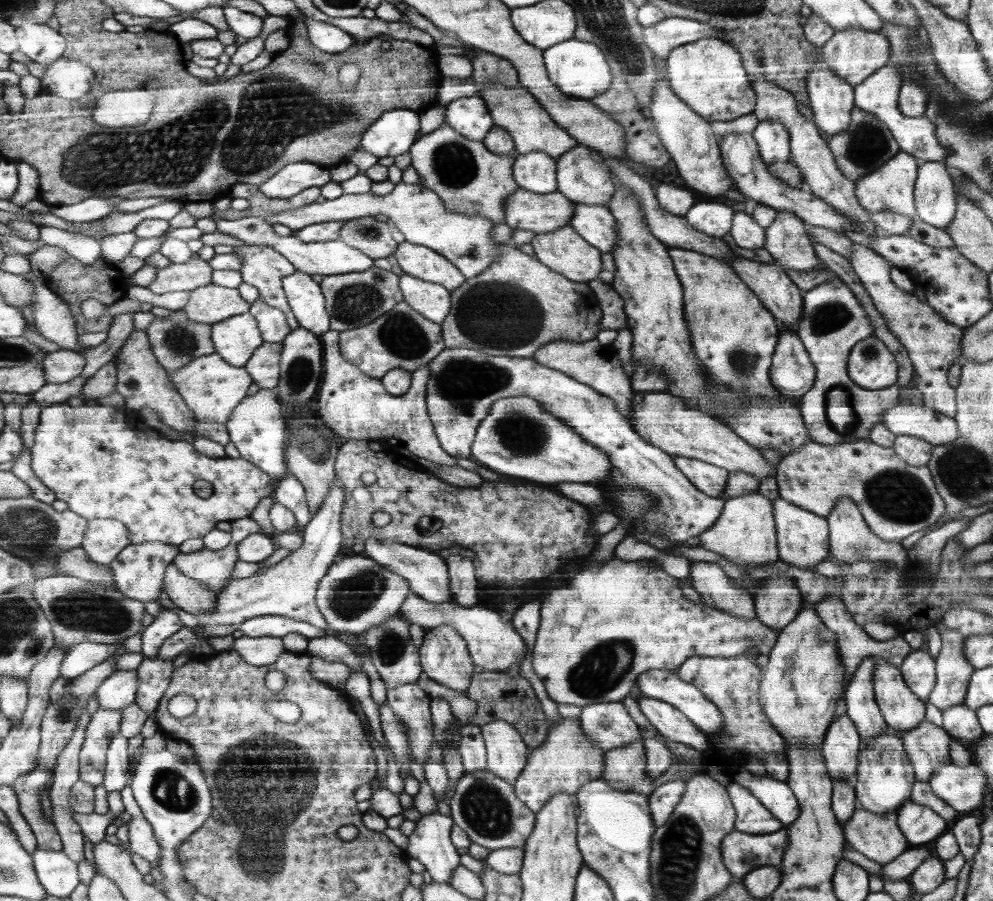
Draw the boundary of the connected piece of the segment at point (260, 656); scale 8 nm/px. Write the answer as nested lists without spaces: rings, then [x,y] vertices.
[[[246,636],[237,638],[233,650],[238,651],[252,665],[272,664],[282,653],[286,652],[283,640],[275,636]]]

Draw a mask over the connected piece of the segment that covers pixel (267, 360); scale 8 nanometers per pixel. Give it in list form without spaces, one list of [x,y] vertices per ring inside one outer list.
[[[264,343],[249,359],[245,367],[254,378],[258,389],[277,388],[282,349],[280,343]]]

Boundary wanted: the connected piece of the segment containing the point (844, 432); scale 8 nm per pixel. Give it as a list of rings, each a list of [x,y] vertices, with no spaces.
[[[831,278],[804,295],[803,316],[796,330],[818,370],[814,386],[799,403],[811,442],[840,444],[869,438],[884,412],[899,404],[900,390],[897,384],[882,391],[862,388],[847,372],[853,348],[875,336],[875,326],[859,298],[843,280]]]

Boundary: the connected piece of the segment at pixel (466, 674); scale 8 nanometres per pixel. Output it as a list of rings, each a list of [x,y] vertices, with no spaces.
[[[444,624],[443,626],[426,630],[424,640],[419,649],[421,670],[428,675],[430,680],[436,680],[440,684],[466,692],[471,686],[474,664],[472,664],[471,653],[467,648],[467,641],[456,632],[455,628]]]

